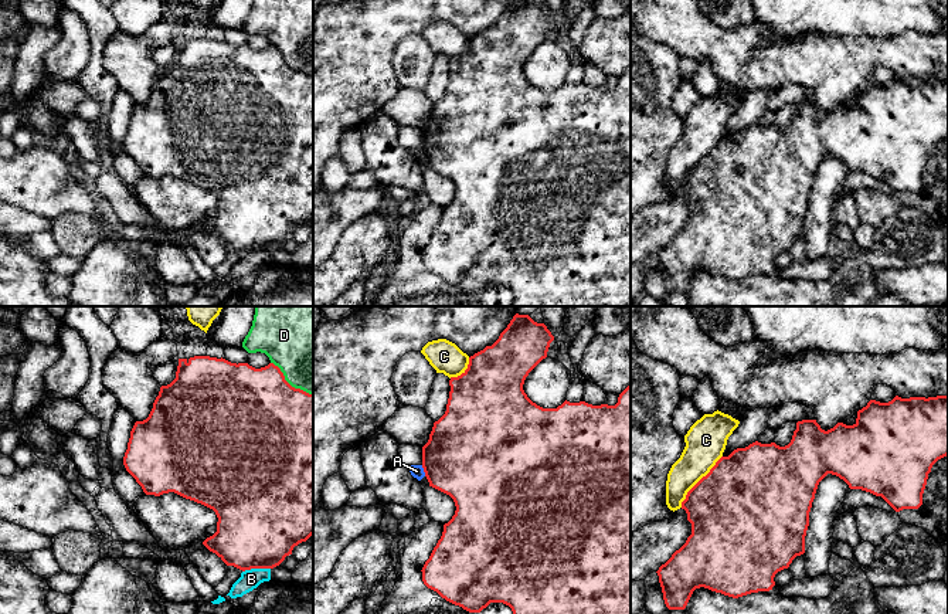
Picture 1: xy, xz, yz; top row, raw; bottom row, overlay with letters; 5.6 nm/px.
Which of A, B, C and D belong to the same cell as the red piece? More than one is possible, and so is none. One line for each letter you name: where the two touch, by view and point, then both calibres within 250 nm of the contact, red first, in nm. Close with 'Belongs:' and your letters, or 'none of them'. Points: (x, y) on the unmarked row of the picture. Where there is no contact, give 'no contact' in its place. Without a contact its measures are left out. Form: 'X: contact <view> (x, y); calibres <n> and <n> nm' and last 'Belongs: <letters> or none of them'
Belongs: none of them

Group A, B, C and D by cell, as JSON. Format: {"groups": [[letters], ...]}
{"groups": [["A"], ["B"], ["C"], ["D"]]}

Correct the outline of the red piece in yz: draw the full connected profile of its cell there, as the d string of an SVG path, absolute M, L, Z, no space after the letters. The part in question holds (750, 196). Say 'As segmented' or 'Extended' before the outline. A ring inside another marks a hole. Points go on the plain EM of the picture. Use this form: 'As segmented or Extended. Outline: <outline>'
As segmented. Outline: M896 78L888 85L870 82L857 94L853 108L837 105L825 113L816 102L796 105L792 122L779 129L758 123L721 139L710 155L686 177L682 191L692 206L686 225L656 254L669 292L684 292L693 274L704 269L738 281L751 275L769 274L778 254L788 251L796 238L805 235L809 194L819 164L828 157L843 162L850 172L862 172L881 179L896 194L918 191L932 147L948 138L948 78L910 79Z

